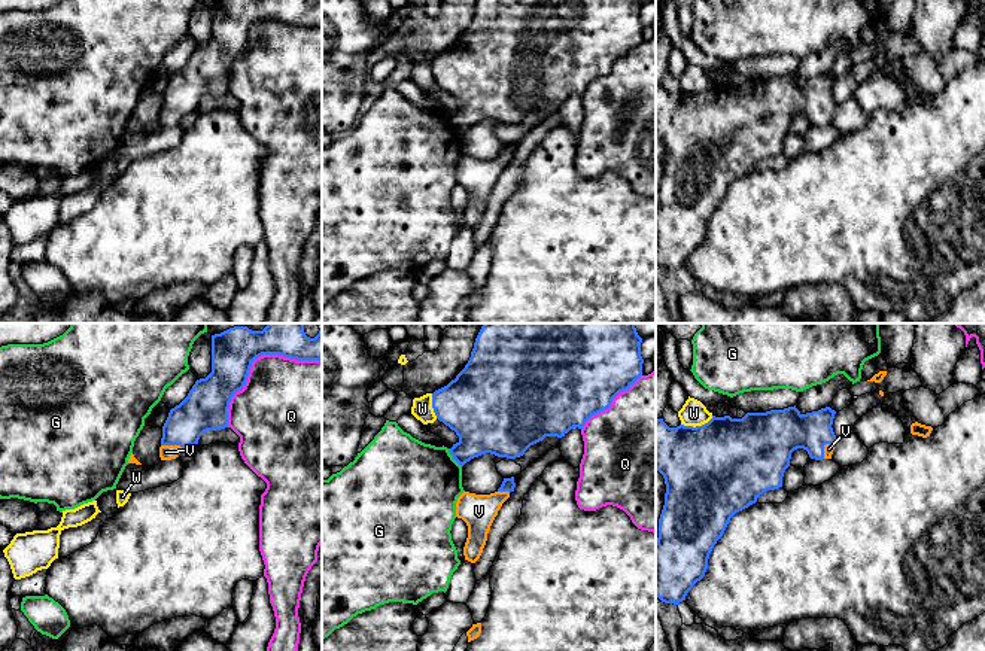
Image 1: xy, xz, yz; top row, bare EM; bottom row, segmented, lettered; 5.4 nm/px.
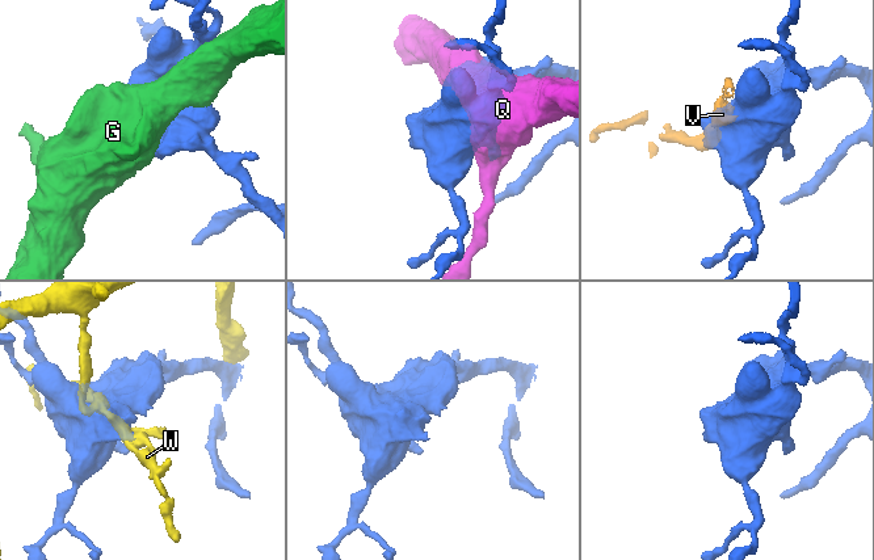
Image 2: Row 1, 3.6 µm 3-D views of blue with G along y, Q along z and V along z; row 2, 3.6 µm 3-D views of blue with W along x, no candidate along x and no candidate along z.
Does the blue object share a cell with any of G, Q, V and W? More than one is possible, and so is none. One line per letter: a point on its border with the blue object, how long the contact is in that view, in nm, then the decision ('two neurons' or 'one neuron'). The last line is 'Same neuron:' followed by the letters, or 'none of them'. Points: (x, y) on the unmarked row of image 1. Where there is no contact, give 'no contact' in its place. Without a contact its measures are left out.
G: contact xz (453, 124); length 130 nm; two neurons
Q: contact xy (254, 26); length 650 nm; two neurons
V: contact xy (172, 110); length 120 nm; one neuron
W: contact yz (696, 93); length 180 nm; two neurons
Same neuron: V

